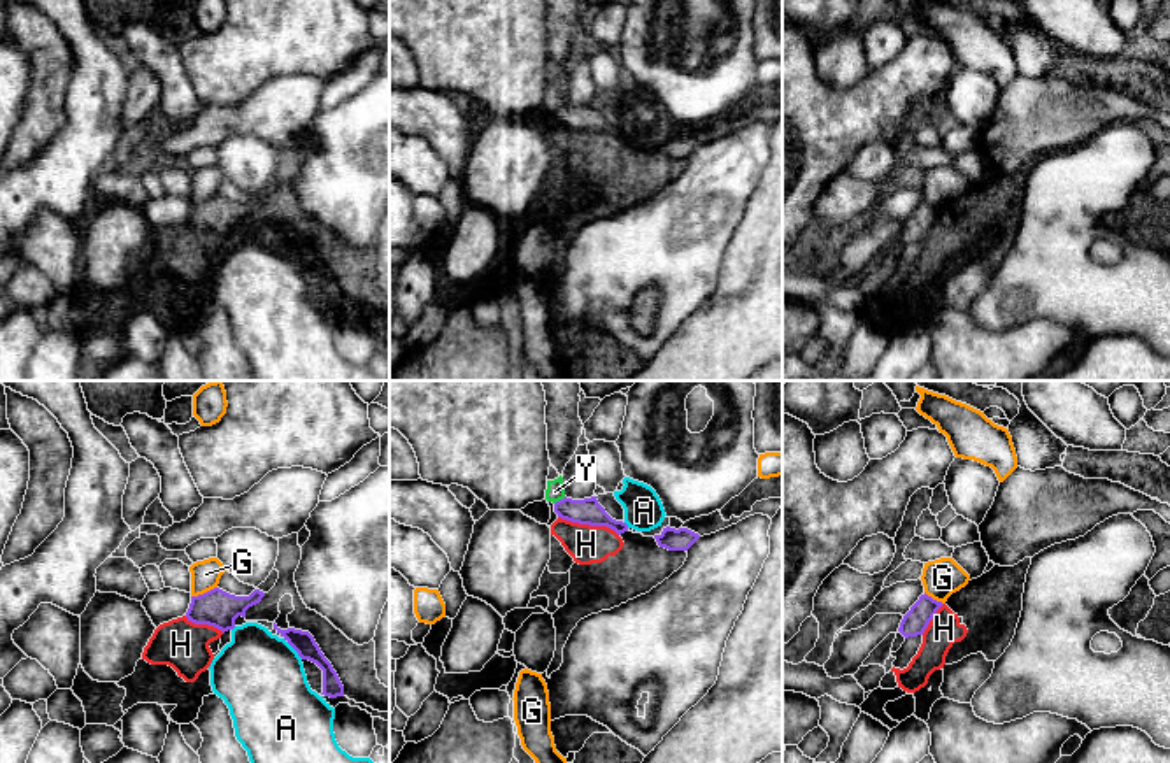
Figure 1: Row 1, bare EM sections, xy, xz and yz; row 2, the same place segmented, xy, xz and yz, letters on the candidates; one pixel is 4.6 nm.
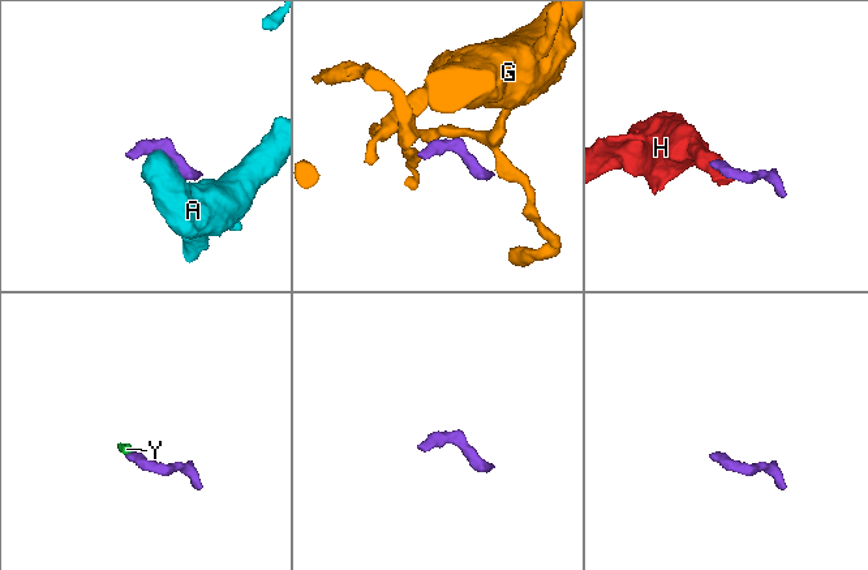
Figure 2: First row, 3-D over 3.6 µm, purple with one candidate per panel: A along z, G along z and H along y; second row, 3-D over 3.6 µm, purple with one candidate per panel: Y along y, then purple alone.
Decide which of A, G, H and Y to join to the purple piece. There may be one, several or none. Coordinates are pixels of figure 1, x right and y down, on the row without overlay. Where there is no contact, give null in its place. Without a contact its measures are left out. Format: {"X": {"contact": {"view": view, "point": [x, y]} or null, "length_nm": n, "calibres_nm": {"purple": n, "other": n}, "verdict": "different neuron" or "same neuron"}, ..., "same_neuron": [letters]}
{"A": {"contact": {"view": "xy", "point": [293, 255]}, "length_nm": 130, "calibres_nm": {"purple": 100, "other": 400}, "verdict": "different neuron"}, "G": {"contact": {"view": "xy", "point": [204, 200]}, "length_nm": 130, "calibres_nm": {"purple": 170, "other": 130}, "verdict": "different neuron"}, "H": {"contact": {"view": "xz", "point": [588, 130]}, "length_nm": 300, "calibres_nm": {"purple": 120, "other": 180}, "verdict": "different neuron"}, "Y": {"contact": {"view": "xz", "point": [560, 107]}, "length_nm": 70, "calibres_nm": {"purple": 120, "other": 90}, "verdict": "same neuron"}, "same_neuron": ["Y"]}

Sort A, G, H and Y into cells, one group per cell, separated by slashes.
A / G / H / Y

